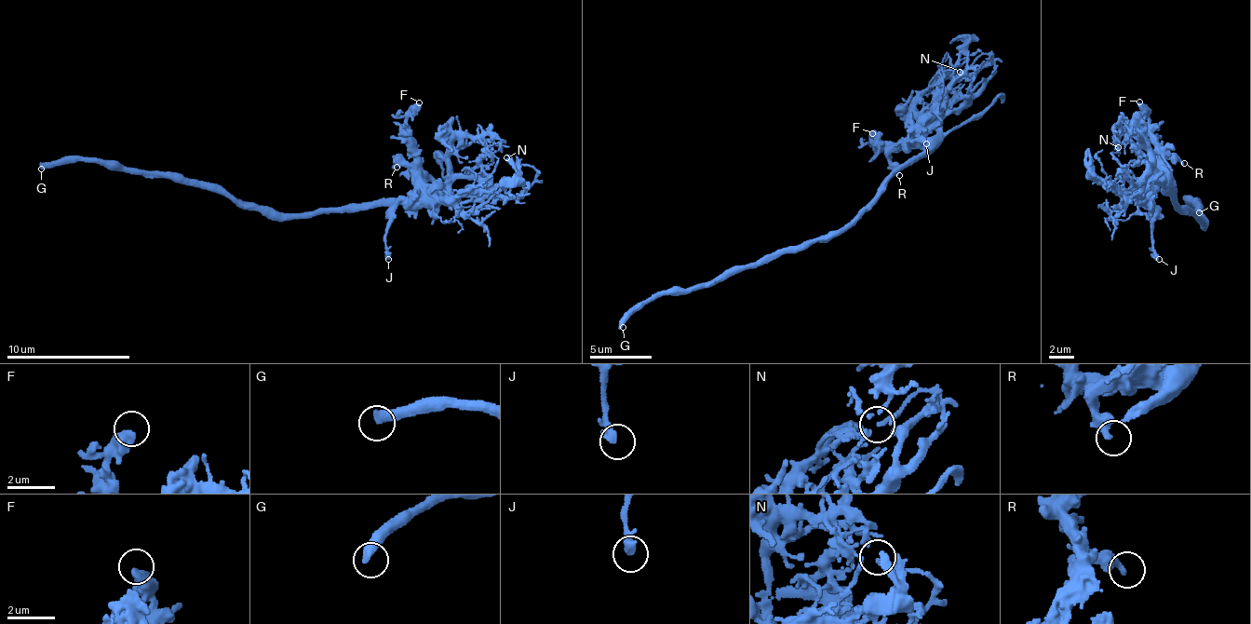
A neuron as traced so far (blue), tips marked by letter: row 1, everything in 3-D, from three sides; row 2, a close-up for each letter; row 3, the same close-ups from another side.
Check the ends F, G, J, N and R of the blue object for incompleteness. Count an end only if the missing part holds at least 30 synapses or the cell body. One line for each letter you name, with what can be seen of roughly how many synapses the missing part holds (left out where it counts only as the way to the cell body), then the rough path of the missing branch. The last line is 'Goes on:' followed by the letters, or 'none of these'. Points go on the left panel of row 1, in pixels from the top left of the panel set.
G: 250 synapses
Goes on: G

